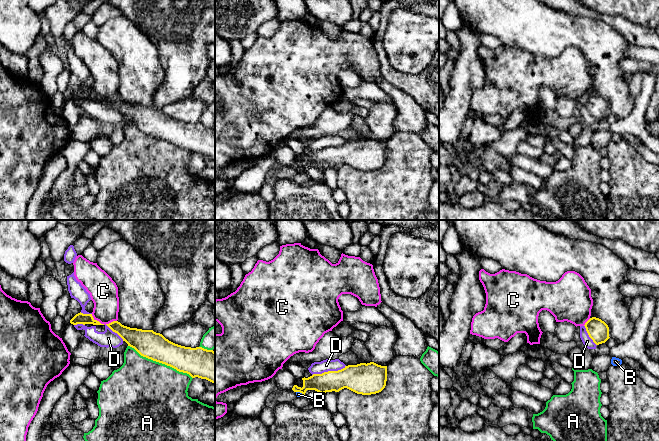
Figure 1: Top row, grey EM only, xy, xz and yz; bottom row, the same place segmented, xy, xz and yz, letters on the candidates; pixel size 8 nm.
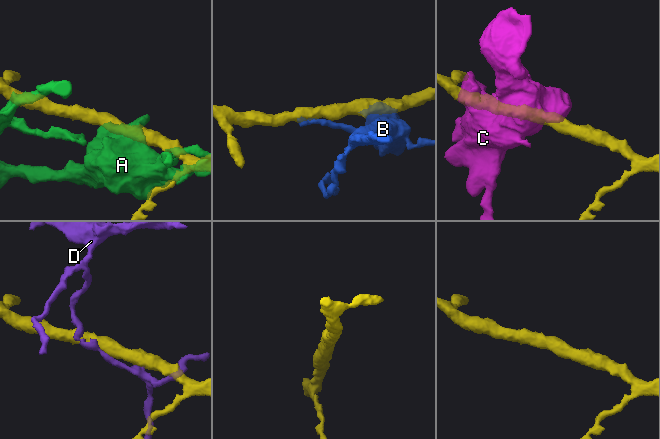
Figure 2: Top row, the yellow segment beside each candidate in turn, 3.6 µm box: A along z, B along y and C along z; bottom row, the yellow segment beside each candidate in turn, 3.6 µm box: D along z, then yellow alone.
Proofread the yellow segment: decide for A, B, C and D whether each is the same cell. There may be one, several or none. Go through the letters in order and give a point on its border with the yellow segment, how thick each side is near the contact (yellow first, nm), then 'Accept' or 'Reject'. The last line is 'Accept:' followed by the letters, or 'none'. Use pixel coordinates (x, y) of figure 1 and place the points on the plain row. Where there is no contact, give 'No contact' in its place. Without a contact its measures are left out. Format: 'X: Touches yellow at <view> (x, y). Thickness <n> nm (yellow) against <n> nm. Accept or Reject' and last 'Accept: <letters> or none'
A: Touches yellow at xy (160, 138). Thickness 220 nm (yellow) against 500 nm. Reject
B: Touches yellow at xz (300, 168). Thickness 160 nm (yellow) against 40 nm. Reject
C: Touches yellow at xy (103, 100). Thickness 90 nm (yellow) against 220 nm. Reject
D: Touches yellow at xz (328, 147). Thickness 220 nm (yellow) against 100 nm. Reject
Accept: none

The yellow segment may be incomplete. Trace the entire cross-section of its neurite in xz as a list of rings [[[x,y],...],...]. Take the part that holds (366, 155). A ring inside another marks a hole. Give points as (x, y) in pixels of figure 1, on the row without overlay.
[[[374,138],[348,141],[338,147],[328,147],[302,154],[303,163],[294,161],[292,166],[305,171],[307,166],[321,170],[339,168],[347,164],[357,170],[371,171],[381,168],[387,157],[387,142]]]

